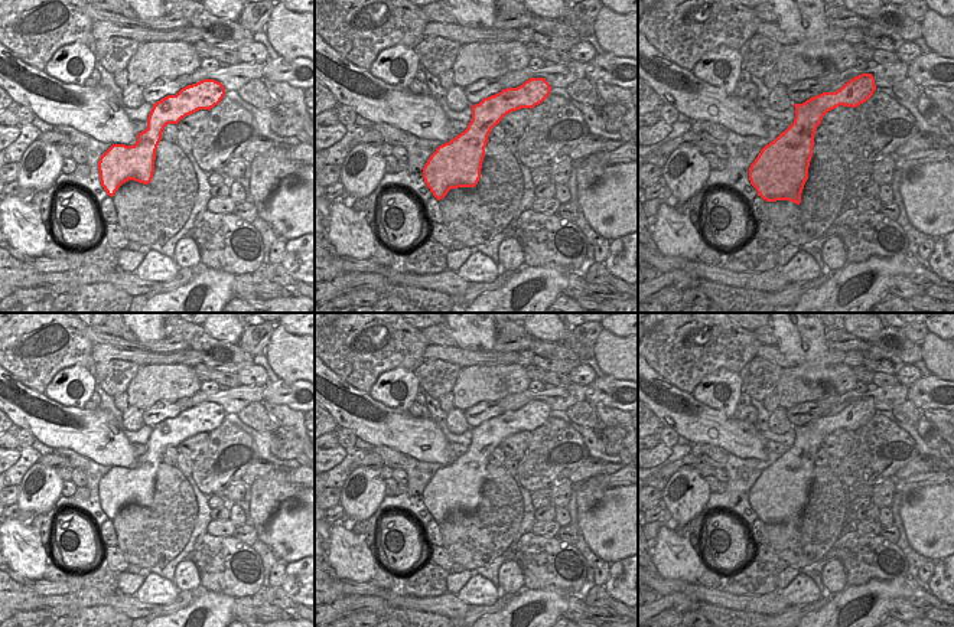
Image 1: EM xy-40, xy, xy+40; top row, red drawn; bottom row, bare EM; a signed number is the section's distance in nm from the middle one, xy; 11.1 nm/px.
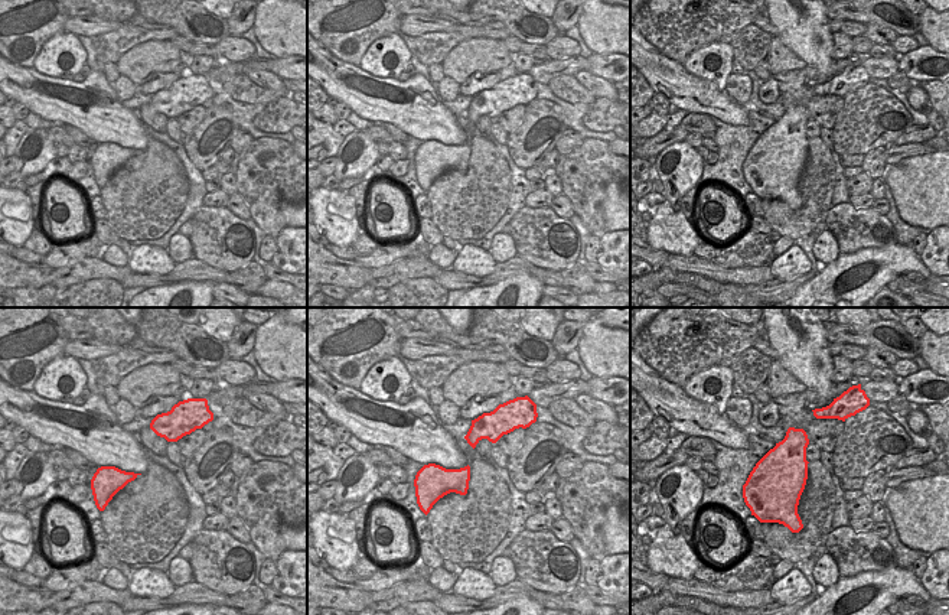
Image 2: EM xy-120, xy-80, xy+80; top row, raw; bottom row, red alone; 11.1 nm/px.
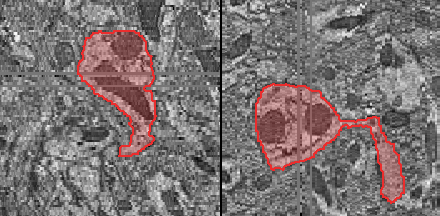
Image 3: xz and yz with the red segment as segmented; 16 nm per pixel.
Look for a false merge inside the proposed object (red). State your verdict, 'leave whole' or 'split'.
leave whole

